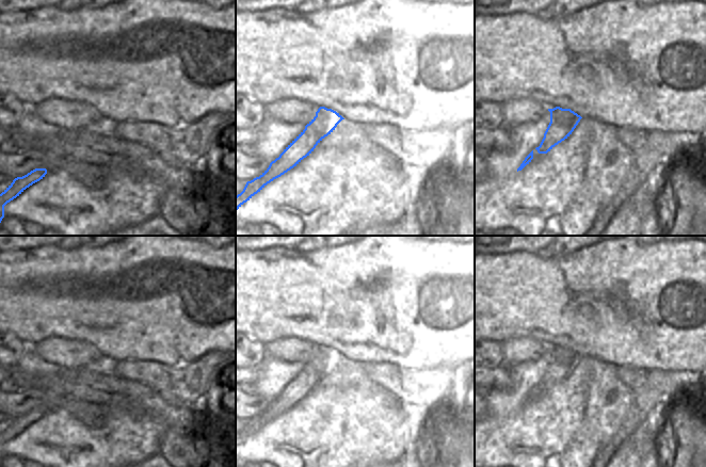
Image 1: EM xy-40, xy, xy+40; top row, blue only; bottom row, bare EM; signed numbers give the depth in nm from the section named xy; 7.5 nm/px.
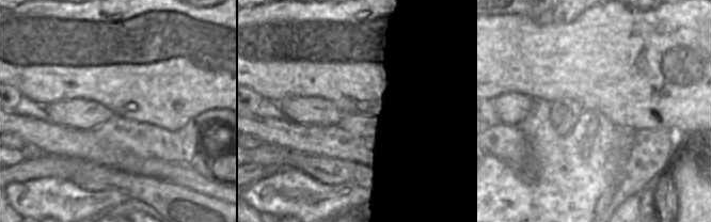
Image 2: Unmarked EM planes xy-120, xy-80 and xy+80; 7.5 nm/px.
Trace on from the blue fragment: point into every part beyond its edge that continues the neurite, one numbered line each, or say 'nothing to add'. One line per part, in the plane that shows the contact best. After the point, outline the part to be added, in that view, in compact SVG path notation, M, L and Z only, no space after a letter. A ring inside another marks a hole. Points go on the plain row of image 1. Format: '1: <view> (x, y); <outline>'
nothing to add

